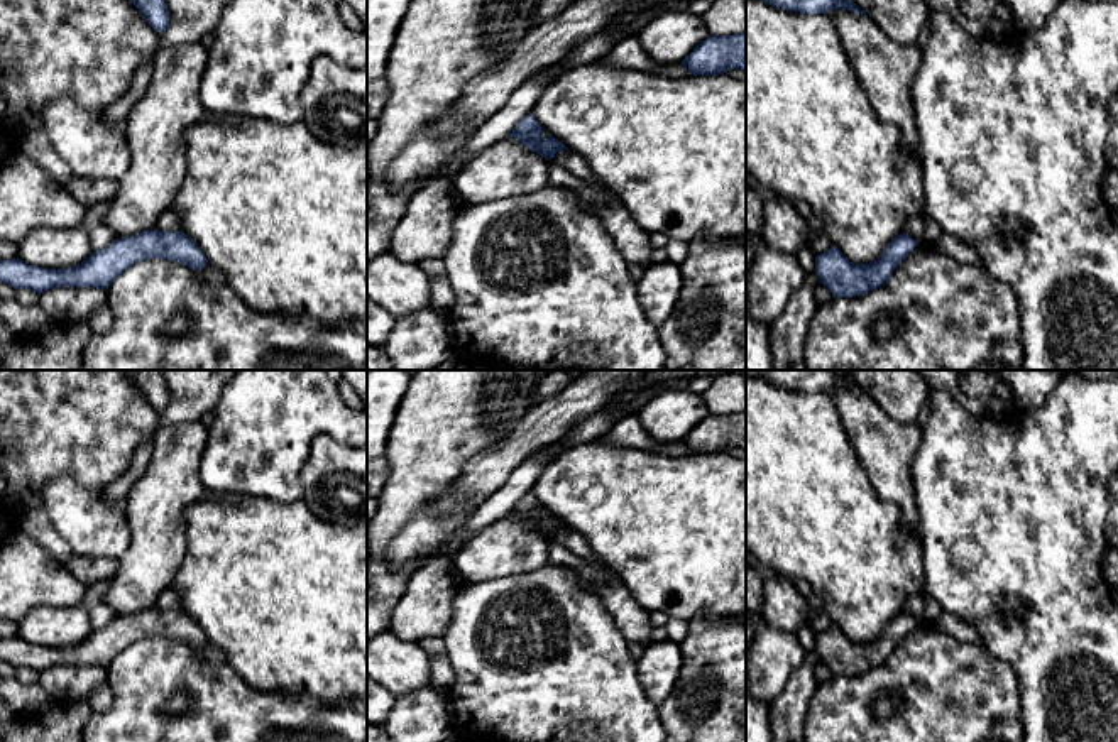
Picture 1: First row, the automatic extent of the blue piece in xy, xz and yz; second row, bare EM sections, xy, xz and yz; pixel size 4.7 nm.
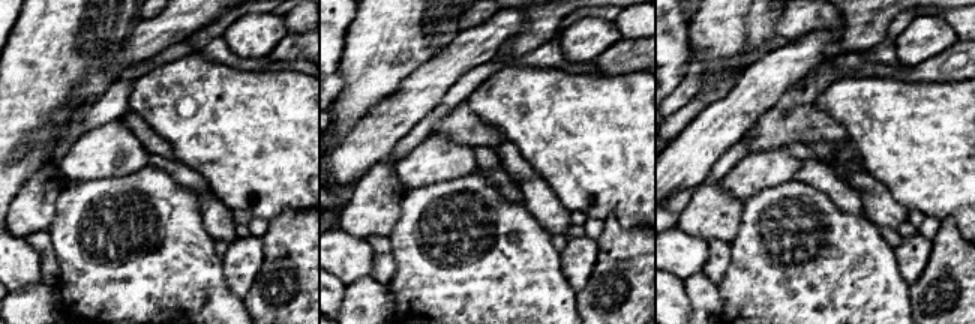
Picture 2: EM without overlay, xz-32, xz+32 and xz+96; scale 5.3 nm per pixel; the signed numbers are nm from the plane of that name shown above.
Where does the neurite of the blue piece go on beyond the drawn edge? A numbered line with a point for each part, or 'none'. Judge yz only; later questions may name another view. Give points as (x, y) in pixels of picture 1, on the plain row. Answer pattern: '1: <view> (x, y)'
none

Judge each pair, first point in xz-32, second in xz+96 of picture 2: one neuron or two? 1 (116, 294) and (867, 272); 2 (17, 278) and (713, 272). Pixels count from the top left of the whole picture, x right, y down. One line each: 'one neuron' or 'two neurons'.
1: one neuron
2: two neurons

